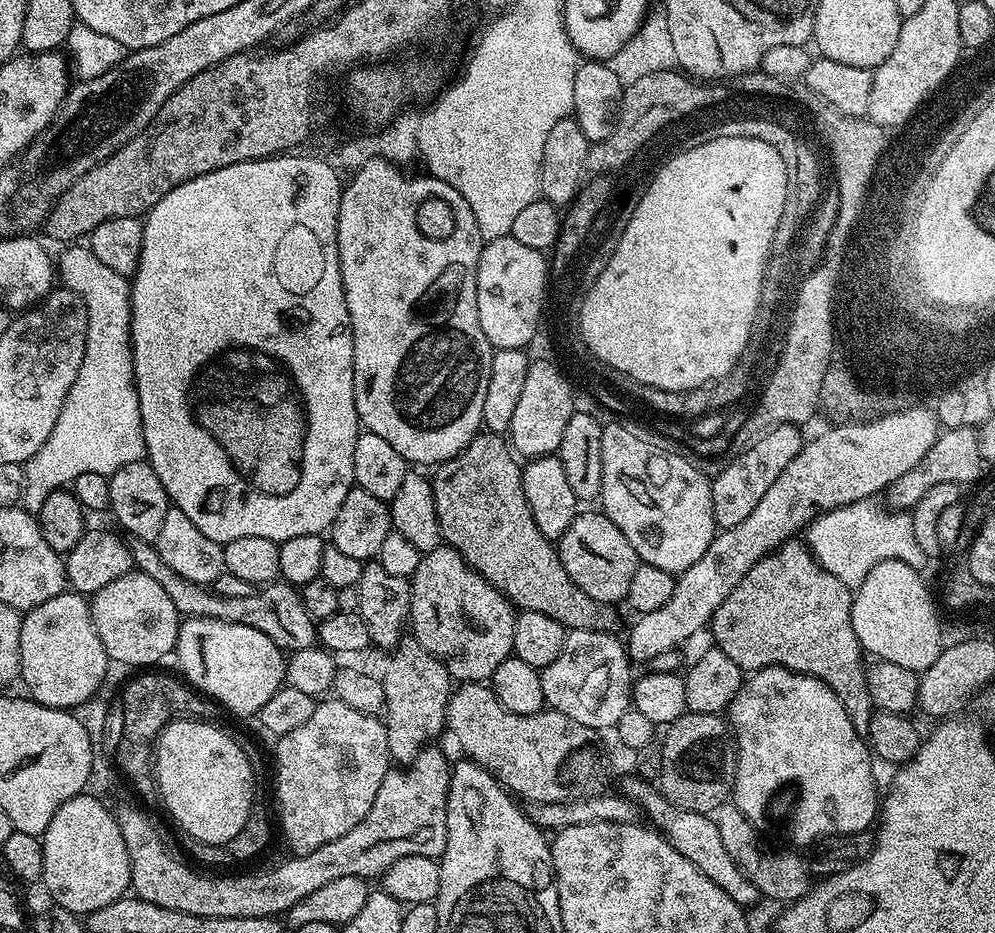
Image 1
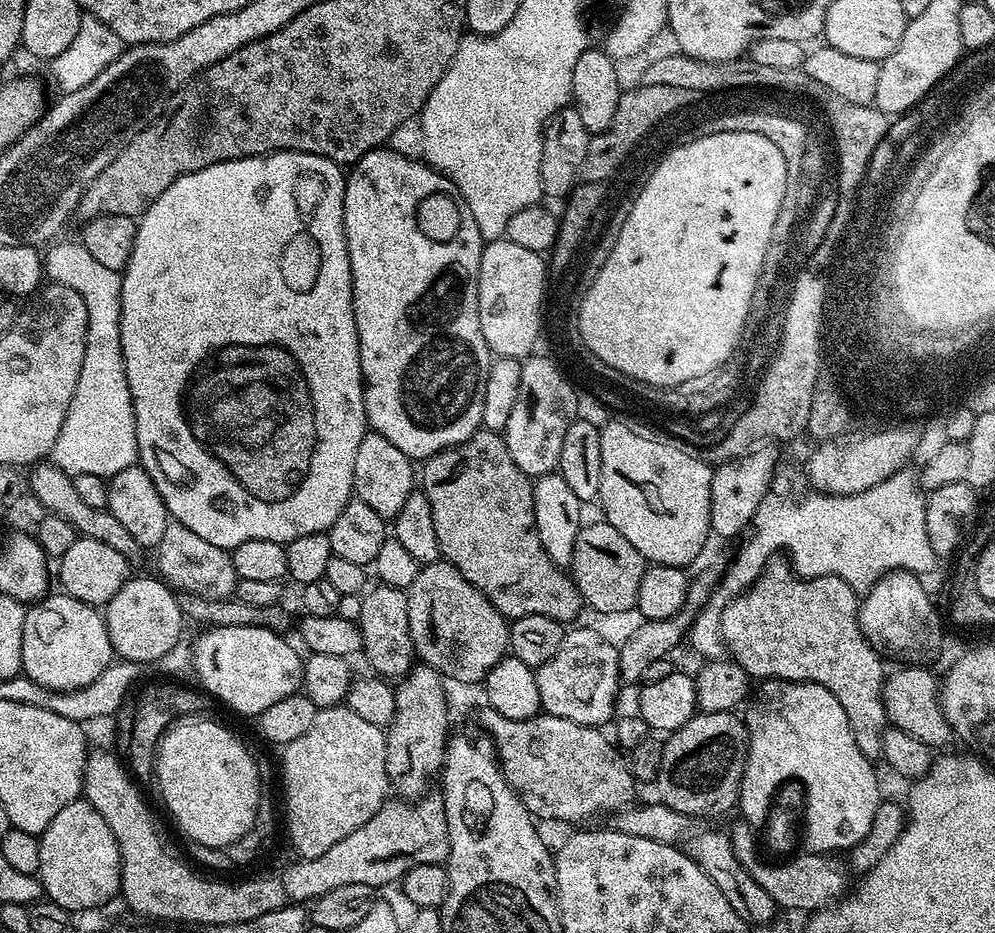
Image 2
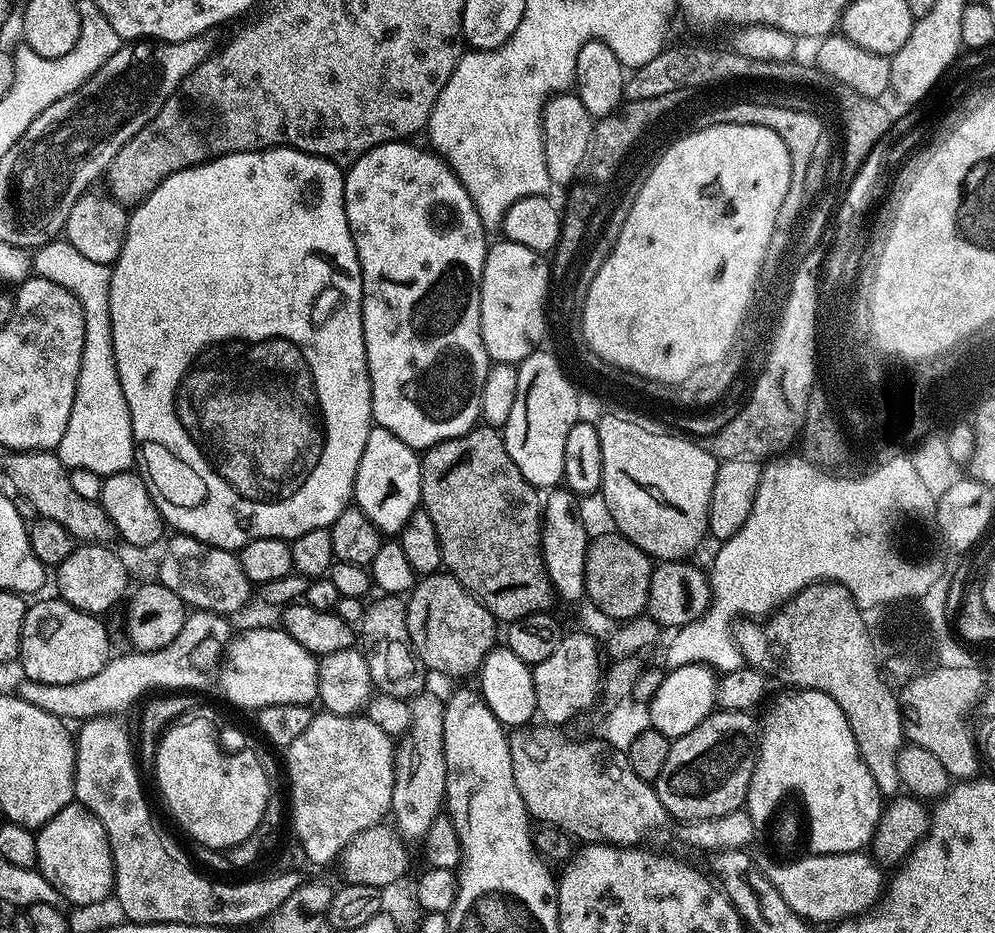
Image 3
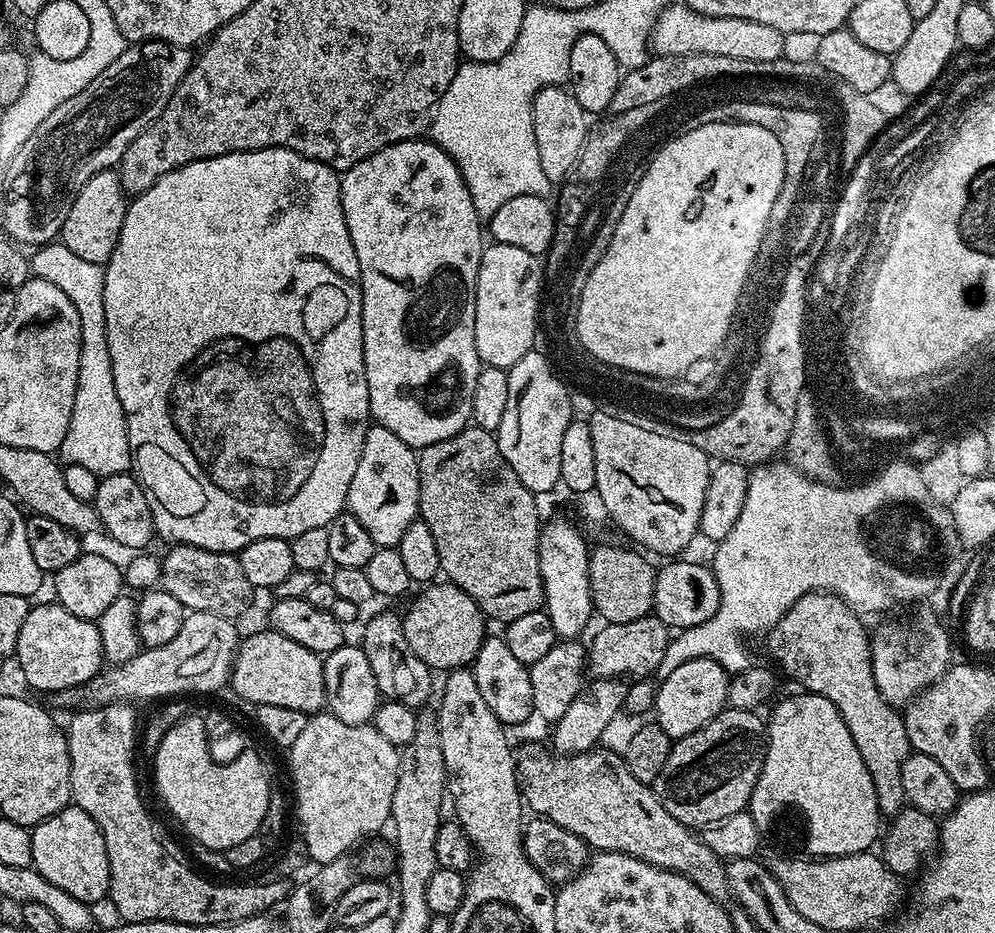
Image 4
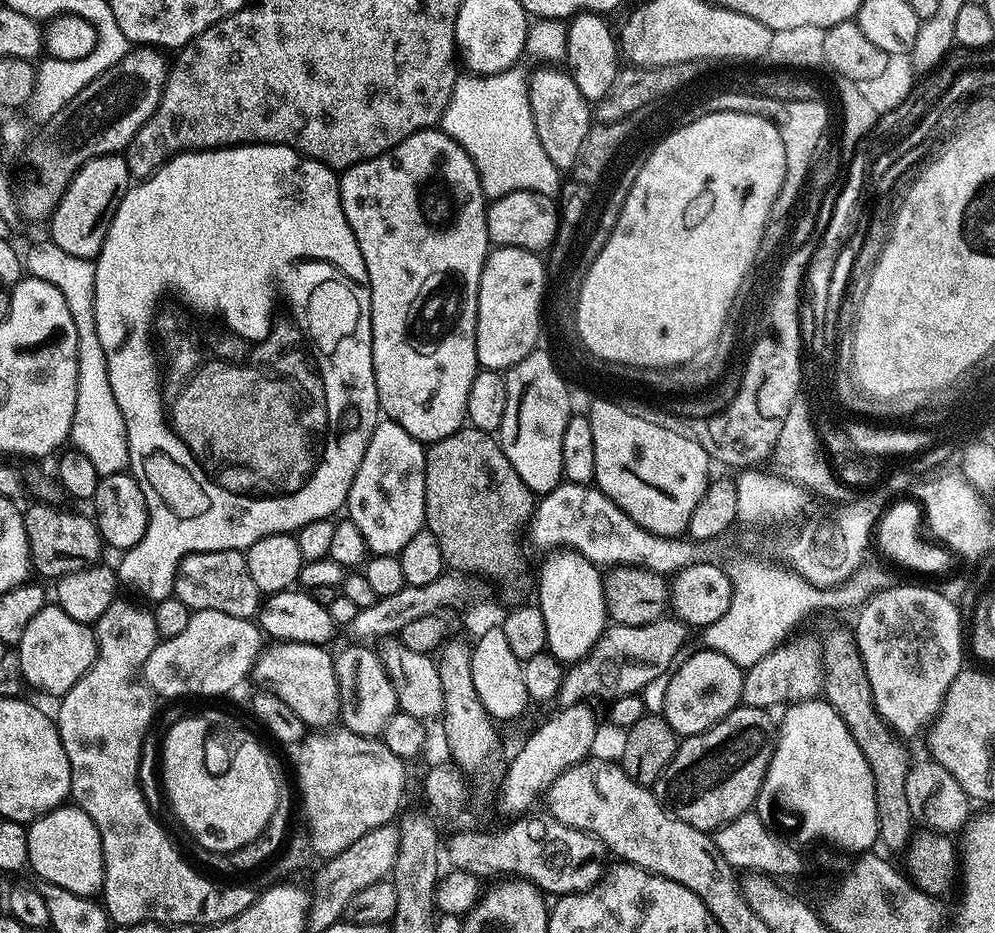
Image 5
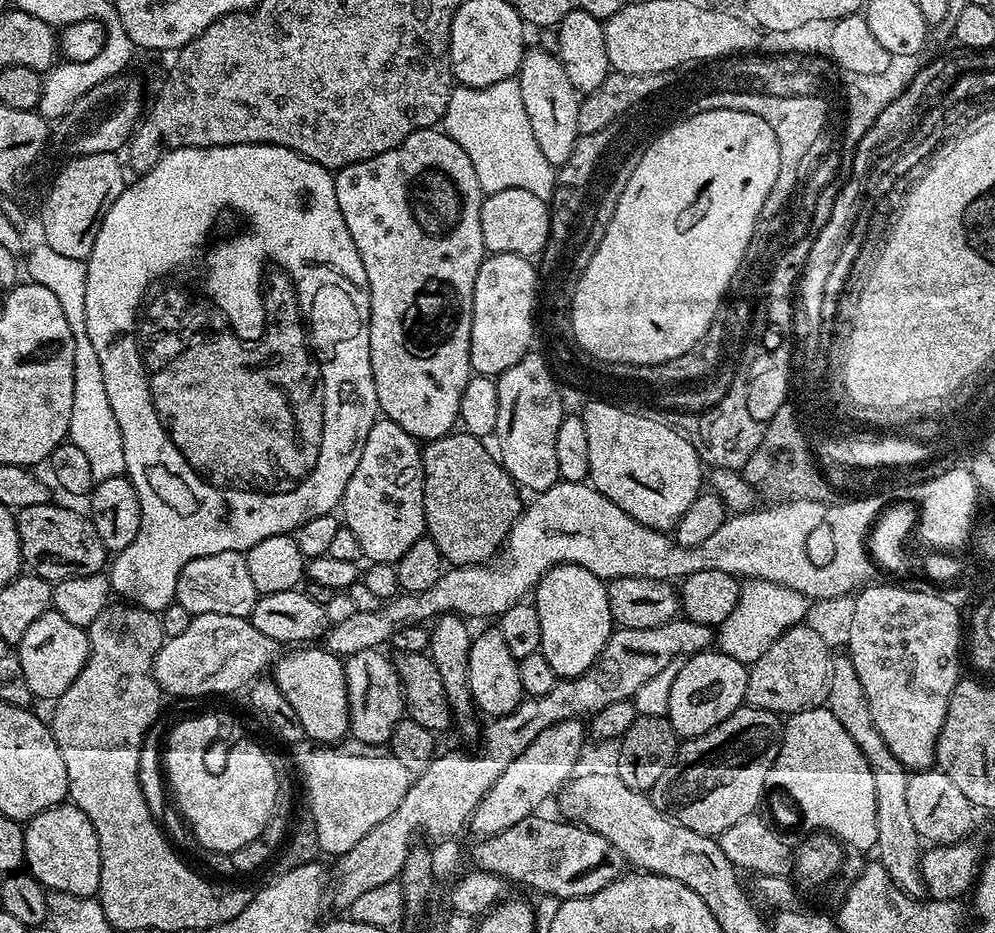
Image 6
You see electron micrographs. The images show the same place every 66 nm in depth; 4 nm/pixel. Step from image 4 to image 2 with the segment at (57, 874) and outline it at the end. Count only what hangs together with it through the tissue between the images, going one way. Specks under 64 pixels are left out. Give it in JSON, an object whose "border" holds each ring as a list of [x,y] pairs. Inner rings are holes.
{"border":[[[86,799],[70,802],[58,810],[54,822],[46,826],[39,837],[40,871],[38,879],[42,892],[52,903],[62,906],[67,912],[79,914],[87,908],[104,904],[112,895],[120,892],[120,851],[106,818],[98,814]]]}

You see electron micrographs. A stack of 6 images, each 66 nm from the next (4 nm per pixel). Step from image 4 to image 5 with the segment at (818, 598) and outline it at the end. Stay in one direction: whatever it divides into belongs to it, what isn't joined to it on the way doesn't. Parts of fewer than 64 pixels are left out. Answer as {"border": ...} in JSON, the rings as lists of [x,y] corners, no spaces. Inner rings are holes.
{"border":[[[836,628],[822,640],[822,659],[824,662],[823,695],[833,710],[846,722],[862,758],[874,774],[874,802],[878,810],[879,843],[888,848],[903,849],[914,834],[914,817],[910,802],[906,802],[906,774],[910,767],[908,748],[903,739],[889,728],[874,706],[870,690],[870,678],[866,678],[866,666],[856,645],[856,637],[851,631]]]}

